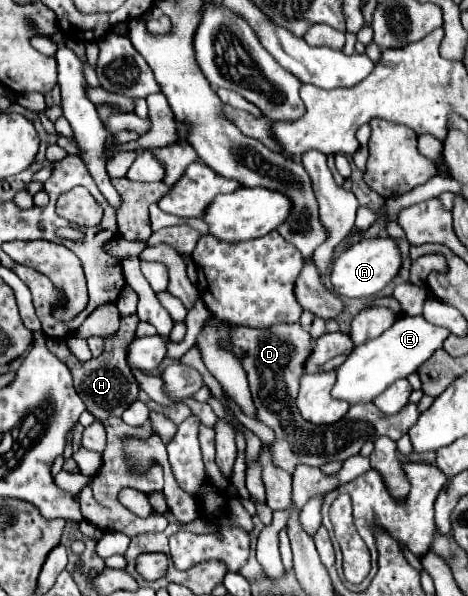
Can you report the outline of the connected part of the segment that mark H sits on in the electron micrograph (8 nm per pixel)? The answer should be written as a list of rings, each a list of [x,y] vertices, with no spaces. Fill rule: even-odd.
[[[130,315],[130,317],[122,317],[120,321],[120,329],[116,335],[104,339],[106,341],[106,353],[98,359],[92,359],[92,361],[78,361],[70,349],[66,347],[66,341],[64,339],[48,339],[48,349],[62,361],[70,367],[72,371],[72,377],[74,377],[74,387],[78,391],[78,395],[82,397],[84,405],[86,405],[86,411],[90,411],[98,421],[106,421],[110,415],[114,417],[120,417],[124,413],[124,409],[128,409],[128,405],[132,405],[136,399],[138,399],[138,383],[126,363],[126,349],[124,345],[130,343],[134,339],[134,331],[138,327],[140,319],[136,315]]]

